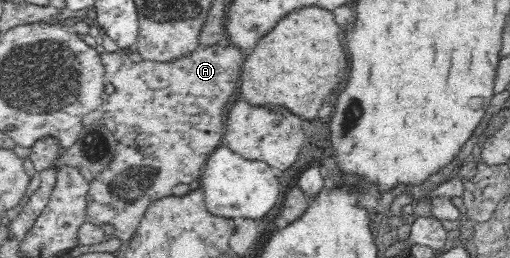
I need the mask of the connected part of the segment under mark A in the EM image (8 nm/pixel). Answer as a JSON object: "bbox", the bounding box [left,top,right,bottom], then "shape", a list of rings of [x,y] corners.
{"bbox":[87,45,246,241],"shape":[[[203,45],[179,60],[154,61],[143,59],[133,62],[129,55],[117,50],[100,54],[106,82],[113,84],[115,91],[105,97],[99,110],[104,126],[113,134],[117,142],[116,153],[111,164],[98,178],[90,183],[87,200],[88,221],[96,224],[111,224],[115,227],[115,237],[121,241],[131,240],[139,228],[139,222],[147,208],[157,200],[171,196],[173,188],[179,184],[191,184],[200,178],[201,168],[205,166],[211,152],[223,142],[227,104],[237,90],[246,53],[234,45]]]}

